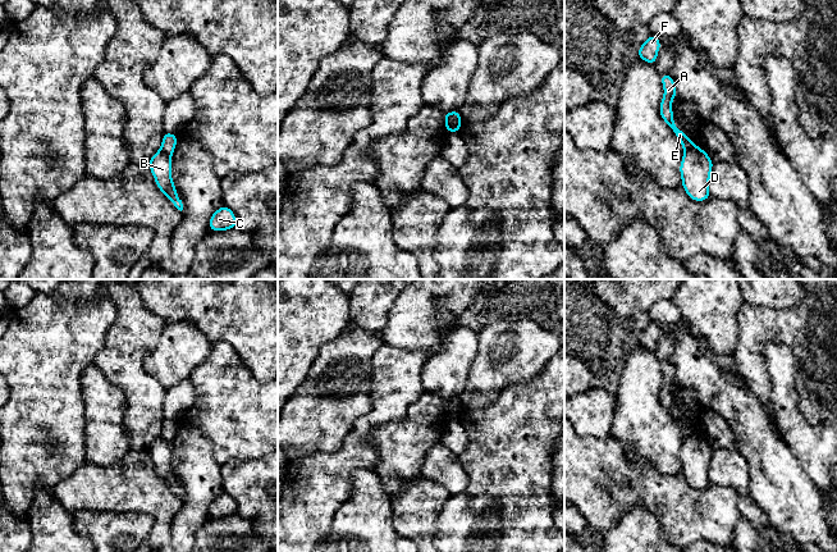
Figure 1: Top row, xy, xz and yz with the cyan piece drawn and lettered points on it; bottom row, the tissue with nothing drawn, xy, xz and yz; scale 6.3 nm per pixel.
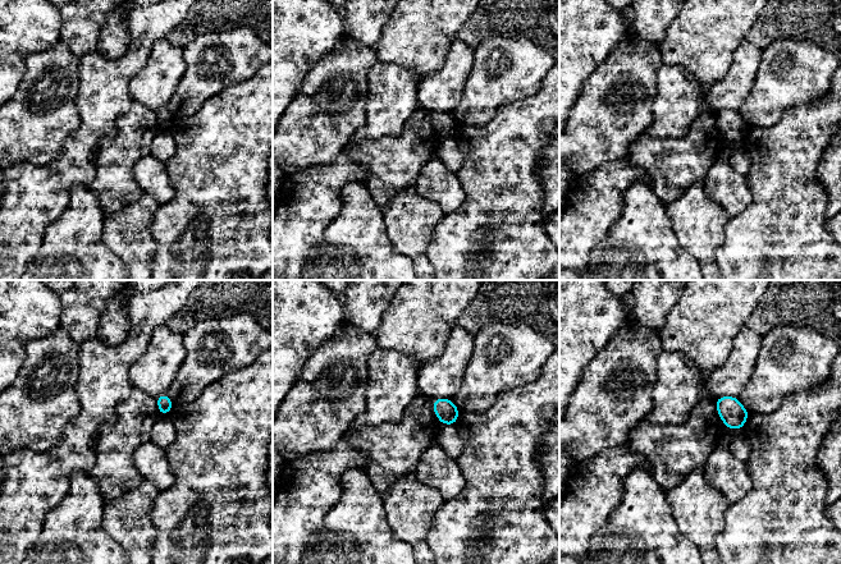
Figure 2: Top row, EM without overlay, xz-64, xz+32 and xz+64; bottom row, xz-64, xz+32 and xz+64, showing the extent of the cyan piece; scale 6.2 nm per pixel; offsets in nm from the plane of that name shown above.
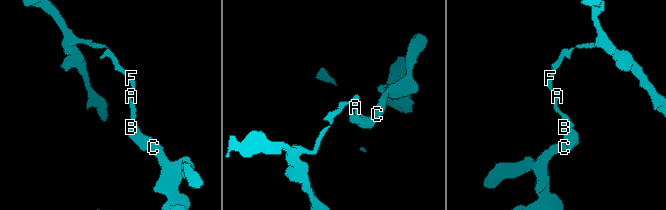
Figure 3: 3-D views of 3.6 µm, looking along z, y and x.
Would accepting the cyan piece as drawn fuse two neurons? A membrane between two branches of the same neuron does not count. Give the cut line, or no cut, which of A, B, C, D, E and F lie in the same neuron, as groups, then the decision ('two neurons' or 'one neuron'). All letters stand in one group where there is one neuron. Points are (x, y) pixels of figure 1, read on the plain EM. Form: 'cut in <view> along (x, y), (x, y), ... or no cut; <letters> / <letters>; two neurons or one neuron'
cut in xz along (449, 400), (460, 413); A E F / B C D; two neurons

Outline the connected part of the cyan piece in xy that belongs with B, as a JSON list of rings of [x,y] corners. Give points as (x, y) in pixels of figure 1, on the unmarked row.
[[[159,437],[147,448],[151,460],[155,465],[157,475],[171,488],[178,496],[183,497],[182,487],[177,482],[175,471],[171,467],[171,443],[163,437]]]

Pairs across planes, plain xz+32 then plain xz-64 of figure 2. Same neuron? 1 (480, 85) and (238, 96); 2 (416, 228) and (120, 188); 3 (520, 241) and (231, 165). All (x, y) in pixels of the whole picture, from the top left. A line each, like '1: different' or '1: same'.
1: different
2: different
3: same

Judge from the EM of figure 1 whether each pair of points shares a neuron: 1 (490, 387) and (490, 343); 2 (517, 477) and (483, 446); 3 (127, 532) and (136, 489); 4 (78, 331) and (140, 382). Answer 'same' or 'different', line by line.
1: same
2: same
3: different
4: different

